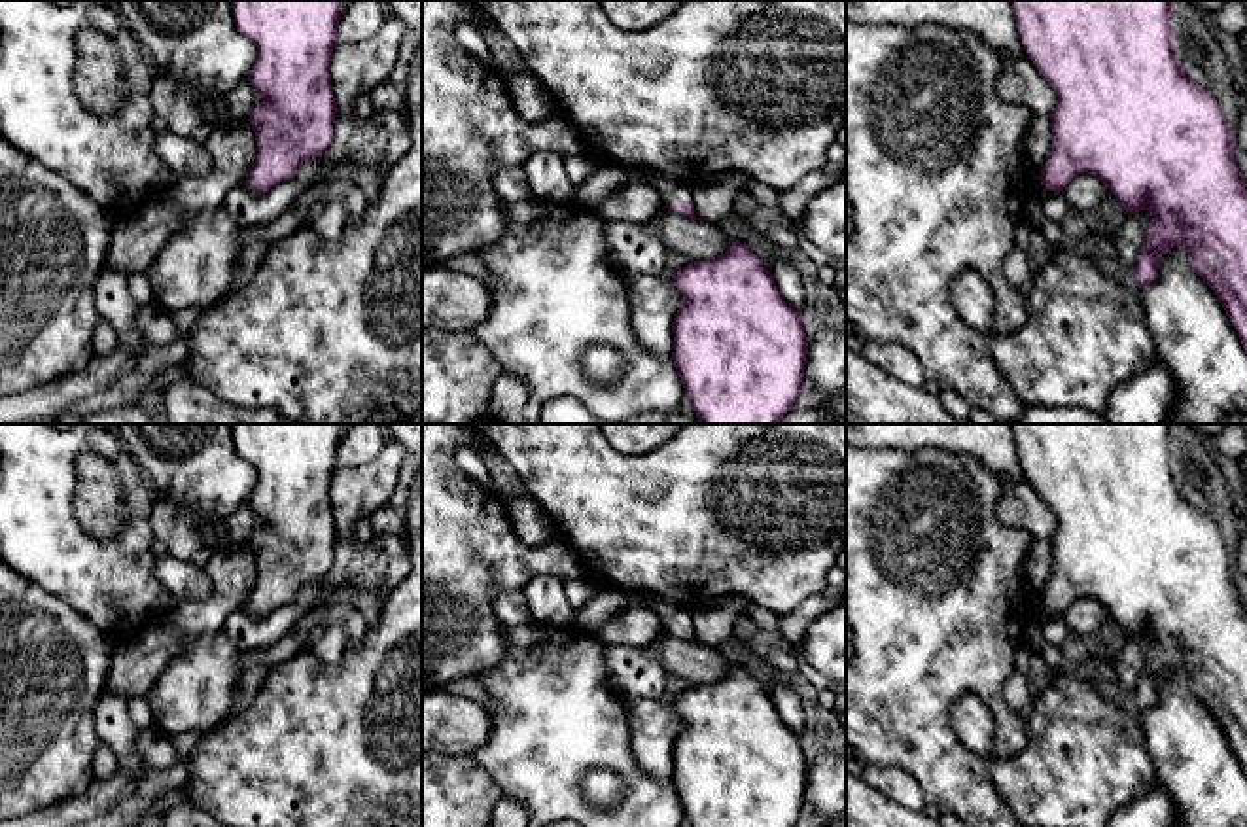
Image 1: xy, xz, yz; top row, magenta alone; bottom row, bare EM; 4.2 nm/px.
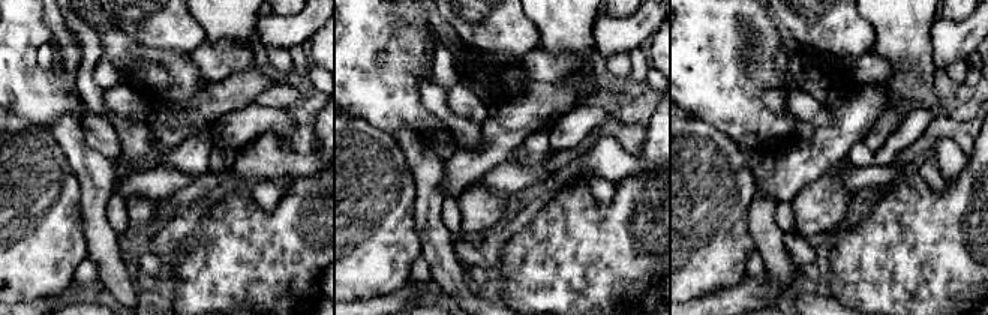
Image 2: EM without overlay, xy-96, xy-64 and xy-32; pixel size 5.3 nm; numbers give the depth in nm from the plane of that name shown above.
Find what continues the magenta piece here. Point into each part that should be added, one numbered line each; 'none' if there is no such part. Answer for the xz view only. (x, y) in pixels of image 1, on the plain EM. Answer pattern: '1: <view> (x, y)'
1: xz (672, 614)

